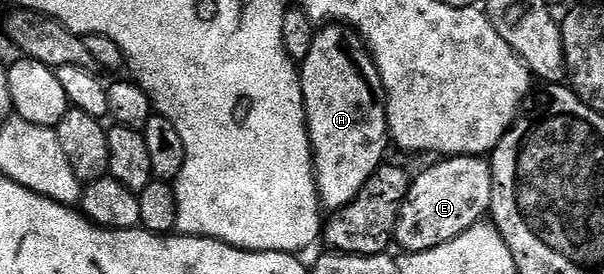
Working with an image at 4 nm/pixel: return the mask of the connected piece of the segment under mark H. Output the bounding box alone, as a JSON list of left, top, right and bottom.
[298,25,390,212]

